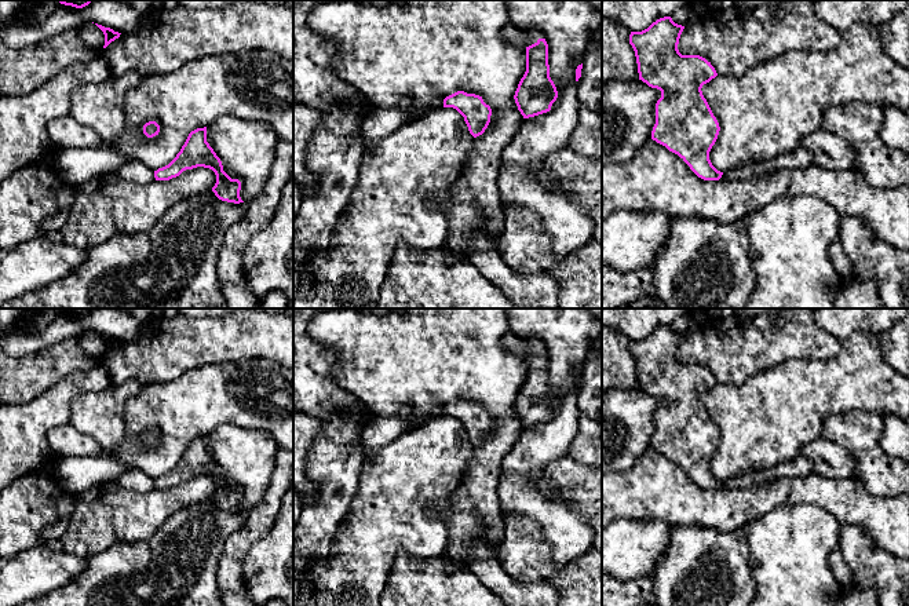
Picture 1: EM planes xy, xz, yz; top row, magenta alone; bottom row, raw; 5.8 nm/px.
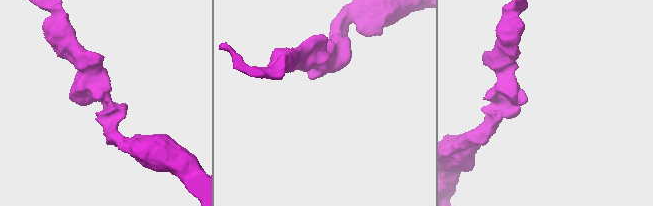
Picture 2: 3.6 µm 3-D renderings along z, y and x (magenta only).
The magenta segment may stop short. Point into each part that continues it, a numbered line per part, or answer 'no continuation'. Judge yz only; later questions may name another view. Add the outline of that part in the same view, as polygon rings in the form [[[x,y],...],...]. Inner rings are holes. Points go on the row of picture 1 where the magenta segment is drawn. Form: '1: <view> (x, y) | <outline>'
no continuation

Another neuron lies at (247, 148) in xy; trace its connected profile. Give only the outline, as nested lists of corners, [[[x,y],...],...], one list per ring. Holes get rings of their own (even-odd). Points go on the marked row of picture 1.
[[[222,116],[207,127],[207,142],[220,158],[223,171],[241,182],[240,197],[249,202],[259,196],[269,179],[280,138],[264,121]]]

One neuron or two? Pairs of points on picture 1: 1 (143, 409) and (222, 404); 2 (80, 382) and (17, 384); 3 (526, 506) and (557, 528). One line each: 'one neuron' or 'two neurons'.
1: one neuron
2: two neurons
3: one neuron

